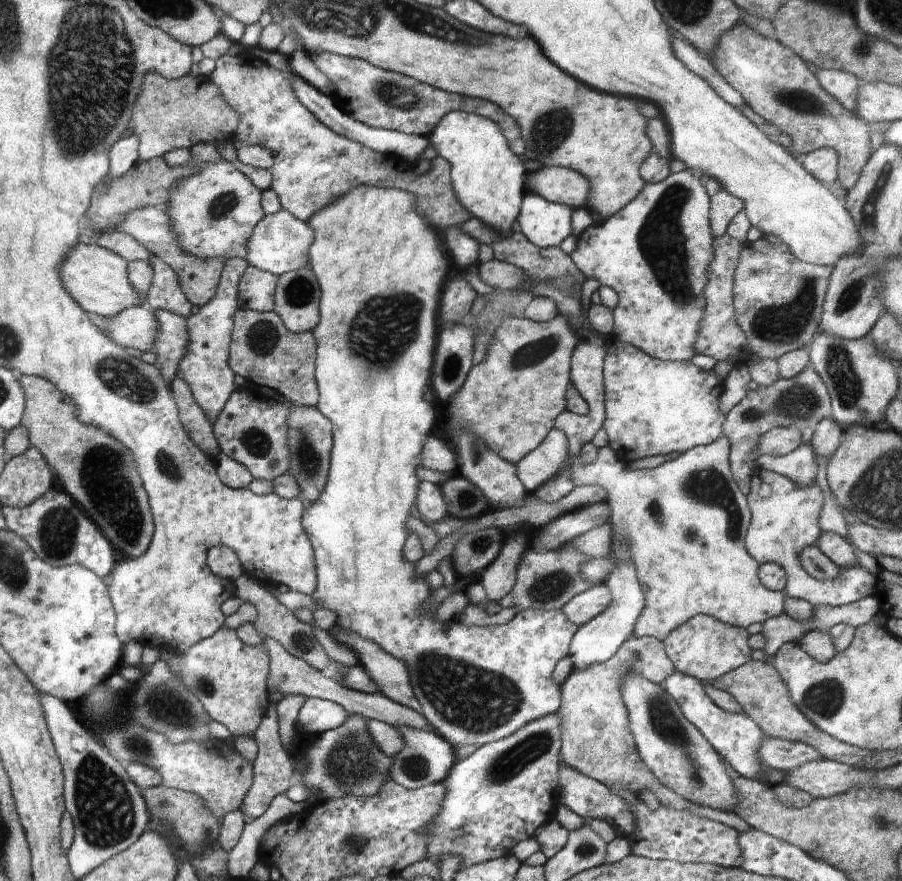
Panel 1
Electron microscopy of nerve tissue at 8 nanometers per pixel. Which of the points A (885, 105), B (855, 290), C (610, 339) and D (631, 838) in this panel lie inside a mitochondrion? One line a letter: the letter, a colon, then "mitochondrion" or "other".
A: other
B: mitochondrion
C: other
D: other

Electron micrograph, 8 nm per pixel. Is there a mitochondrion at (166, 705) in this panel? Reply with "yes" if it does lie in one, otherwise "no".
yes

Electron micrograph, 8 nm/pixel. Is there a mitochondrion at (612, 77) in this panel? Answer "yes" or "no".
no

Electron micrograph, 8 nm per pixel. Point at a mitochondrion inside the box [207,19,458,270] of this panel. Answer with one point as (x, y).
(388, 93)

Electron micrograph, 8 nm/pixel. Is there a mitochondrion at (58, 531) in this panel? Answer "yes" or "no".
yes

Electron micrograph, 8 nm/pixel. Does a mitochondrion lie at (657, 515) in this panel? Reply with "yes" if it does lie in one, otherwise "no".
yes

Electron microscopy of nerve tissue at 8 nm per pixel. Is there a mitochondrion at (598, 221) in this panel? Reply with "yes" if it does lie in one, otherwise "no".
no

